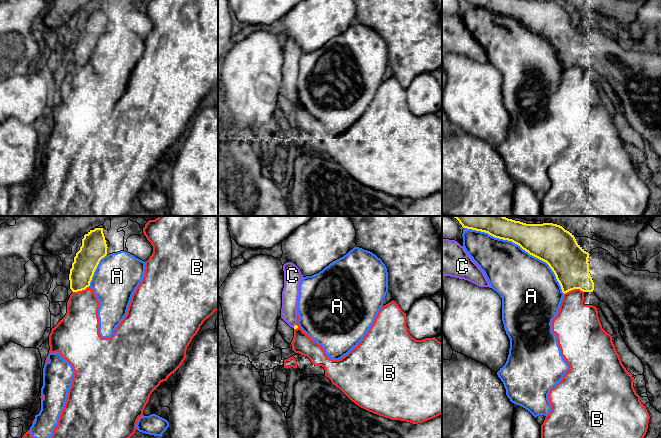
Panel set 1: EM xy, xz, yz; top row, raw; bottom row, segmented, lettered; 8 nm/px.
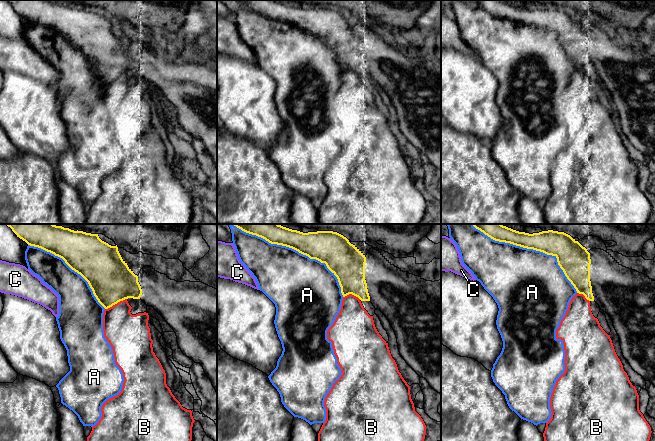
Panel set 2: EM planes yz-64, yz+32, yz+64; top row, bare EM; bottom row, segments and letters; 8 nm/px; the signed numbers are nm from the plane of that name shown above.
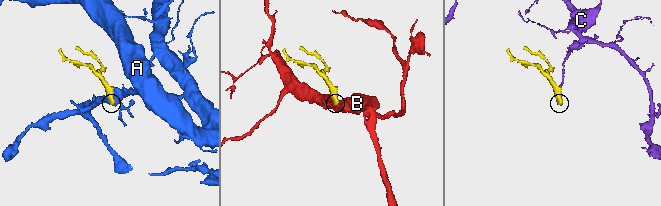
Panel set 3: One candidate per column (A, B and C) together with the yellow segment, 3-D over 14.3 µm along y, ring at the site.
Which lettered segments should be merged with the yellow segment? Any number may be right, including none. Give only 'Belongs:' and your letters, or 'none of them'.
Belongs: none of them

